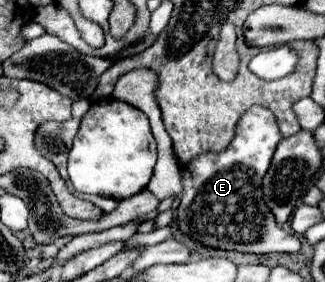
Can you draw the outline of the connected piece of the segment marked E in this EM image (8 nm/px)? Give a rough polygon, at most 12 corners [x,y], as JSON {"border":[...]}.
{"border":[[252,106],[182,166],[178,228],[210,248],[298,252],[260,180],[282,140]]}

